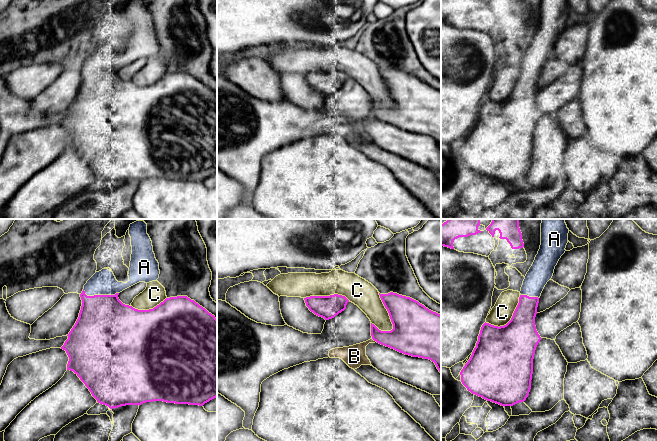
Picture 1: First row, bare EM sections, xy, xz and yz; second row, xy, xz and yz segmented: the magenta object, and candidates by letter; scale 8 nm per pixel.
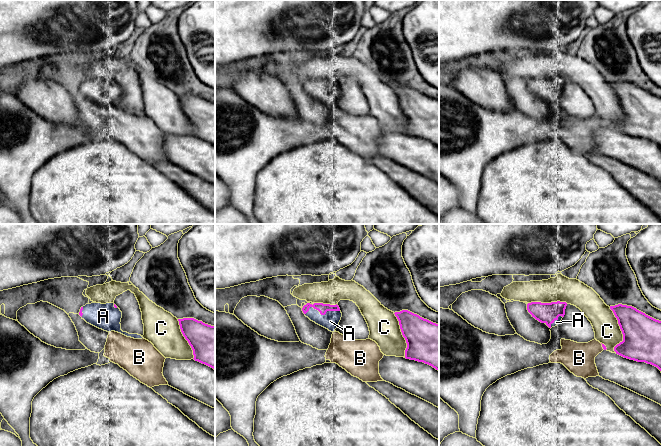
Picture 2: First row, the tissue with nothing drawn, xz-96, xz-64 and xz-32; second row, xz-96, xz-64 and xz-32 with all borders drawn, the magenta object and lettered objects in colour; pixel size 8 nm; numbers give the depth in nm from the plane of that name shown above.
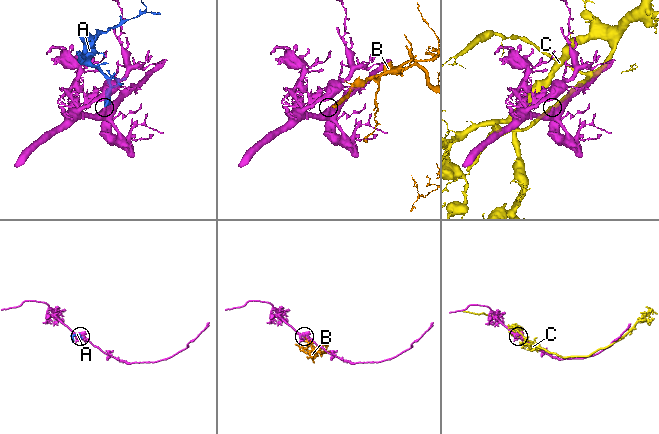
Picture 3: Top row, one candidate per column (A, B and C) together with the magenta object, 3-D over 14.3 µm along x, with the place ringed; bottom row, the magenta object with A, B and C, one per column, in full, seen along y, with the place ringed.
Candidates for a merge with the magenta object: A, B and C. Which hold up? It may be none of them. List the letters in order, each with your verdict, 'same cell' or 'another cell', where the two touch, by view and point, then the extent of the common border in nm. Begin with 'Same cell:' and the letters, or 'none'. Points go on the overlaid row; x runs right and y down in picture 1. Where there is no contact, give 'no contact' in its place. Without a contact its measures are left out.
Same cell: A
A: same cell; contact xy (100, 295); length 280 nm
B: another cell; contact xz (374, 340); length 50 nm
C: another cell; contact xz (388, 312); length 320 nm

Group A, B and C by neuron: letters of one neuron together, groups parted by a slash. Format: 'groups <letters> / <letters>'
groups A / B / C

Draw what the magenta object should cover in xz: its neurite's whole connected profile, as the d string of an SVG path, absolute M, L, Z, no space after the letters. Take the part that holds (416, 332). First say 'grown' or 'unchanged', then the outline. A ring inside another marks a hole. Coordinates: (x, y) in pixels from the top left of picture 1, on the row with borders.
unchanged; M393 292L379 295L389 313L393 329L381 331L371 323L372 339L405 355L429 359L441 373L441 315L410 297Z

